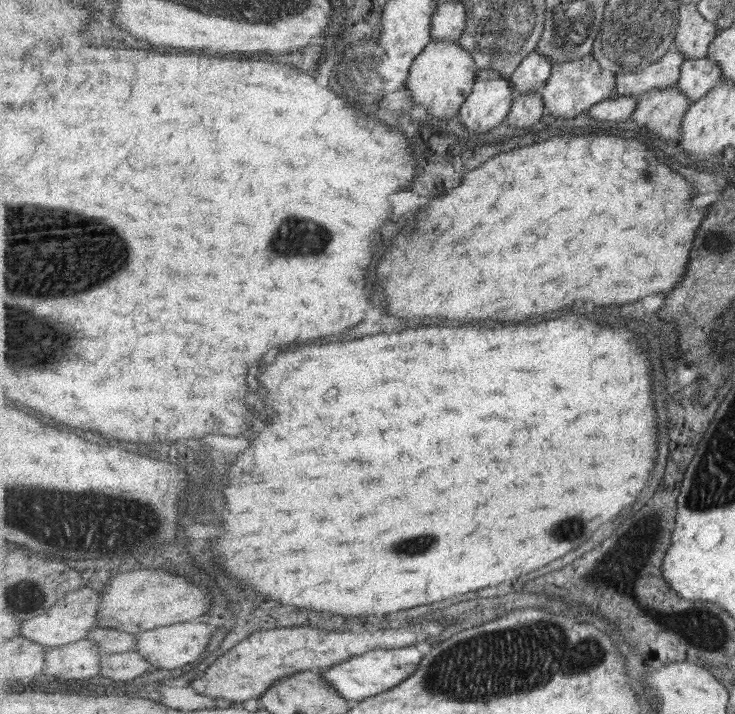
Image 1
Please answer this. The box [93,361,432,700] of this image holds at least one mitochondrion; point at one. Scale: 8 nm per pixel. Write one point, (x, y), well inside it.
(110, 526)

